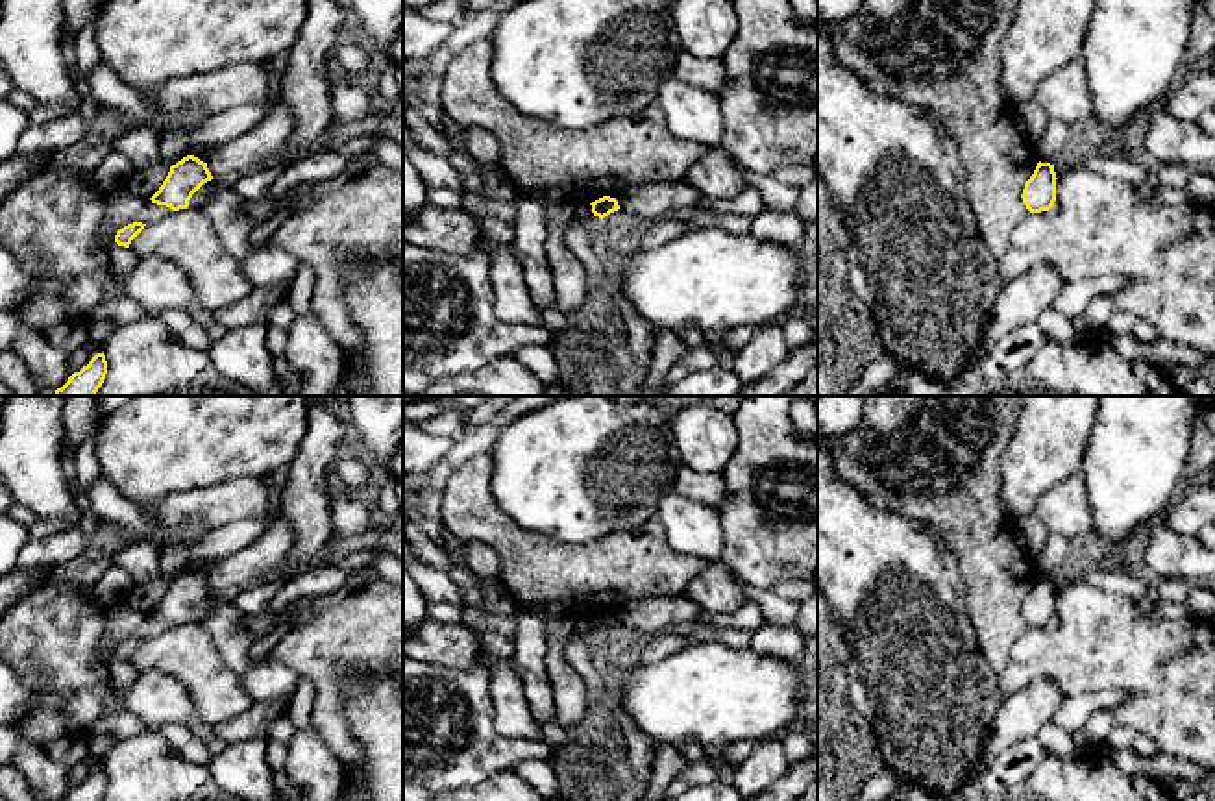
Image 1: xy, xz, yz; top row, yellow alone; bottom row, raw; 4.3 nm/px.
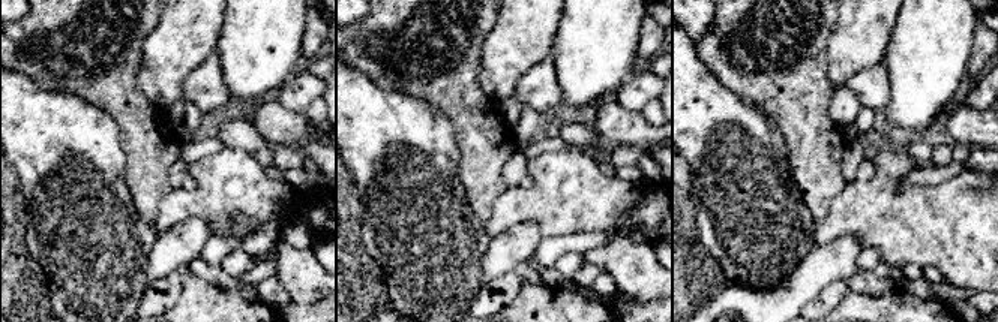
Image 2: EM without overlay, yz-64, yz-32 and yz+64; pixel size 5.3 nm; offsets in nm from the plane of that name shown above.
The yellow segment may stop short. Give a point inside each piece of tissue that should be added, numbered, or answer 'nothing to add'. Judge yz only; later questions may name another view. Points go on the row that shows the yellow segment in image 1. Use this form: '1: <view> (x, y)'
nothing to add

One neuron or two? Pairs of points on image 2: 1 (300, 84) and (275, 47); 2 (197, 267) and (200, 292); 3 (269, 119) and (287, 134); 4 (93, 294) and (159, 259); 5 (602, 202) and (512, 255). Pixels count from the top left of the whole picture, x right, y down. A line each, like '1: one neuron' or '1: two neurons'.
1: two neurons
2: two neurons
3: one neuron
4: two neurons
5: two neurons

